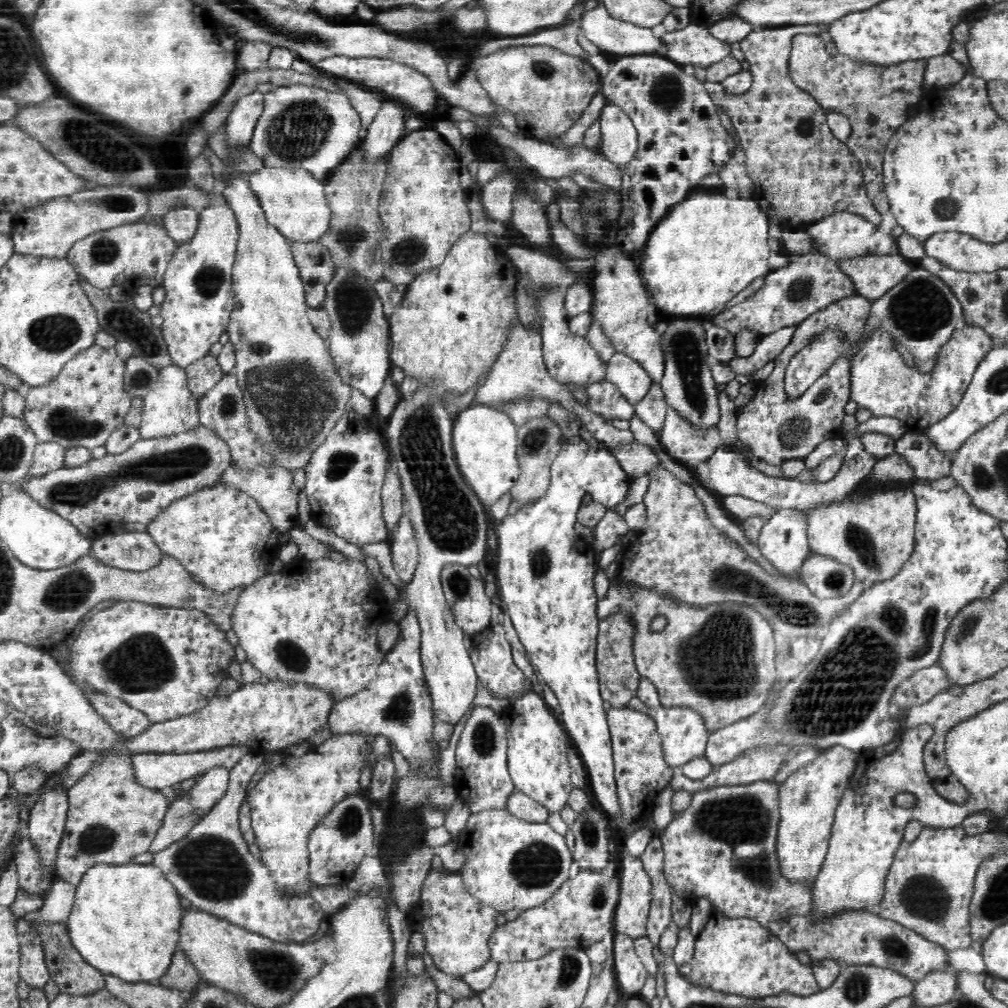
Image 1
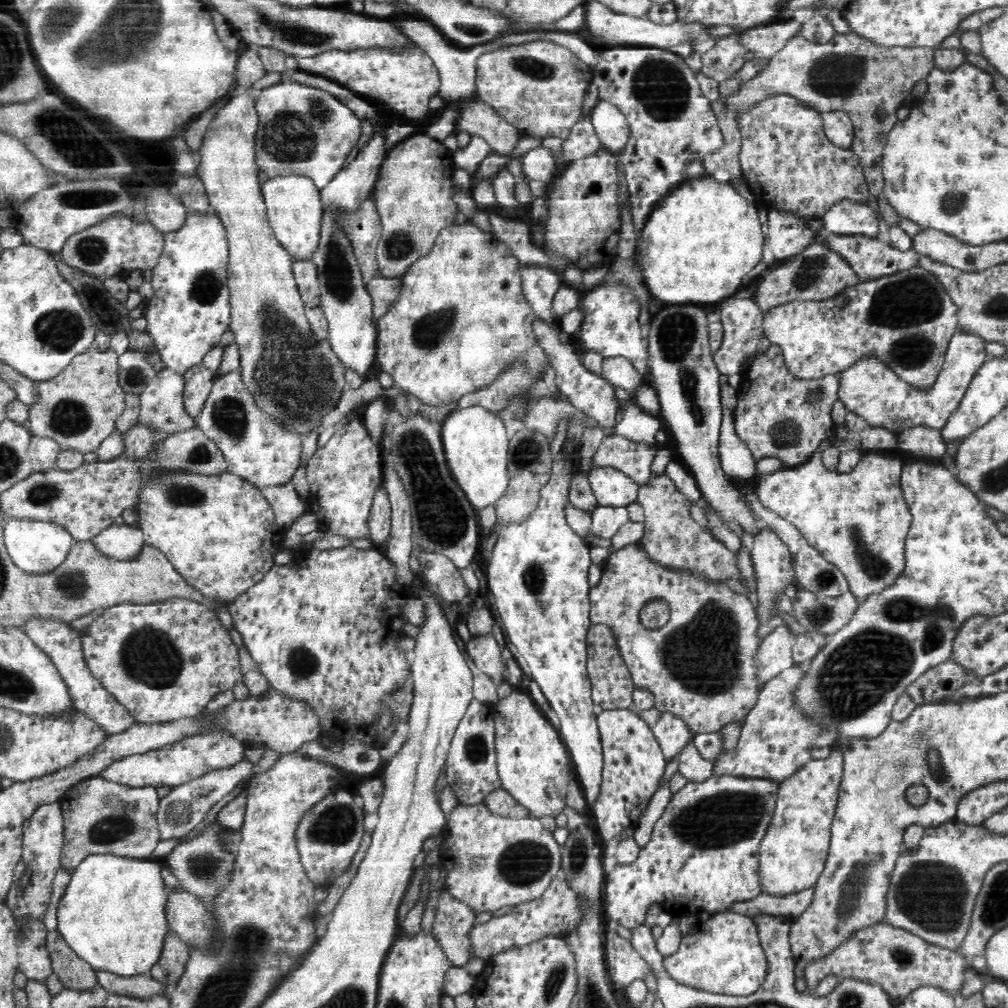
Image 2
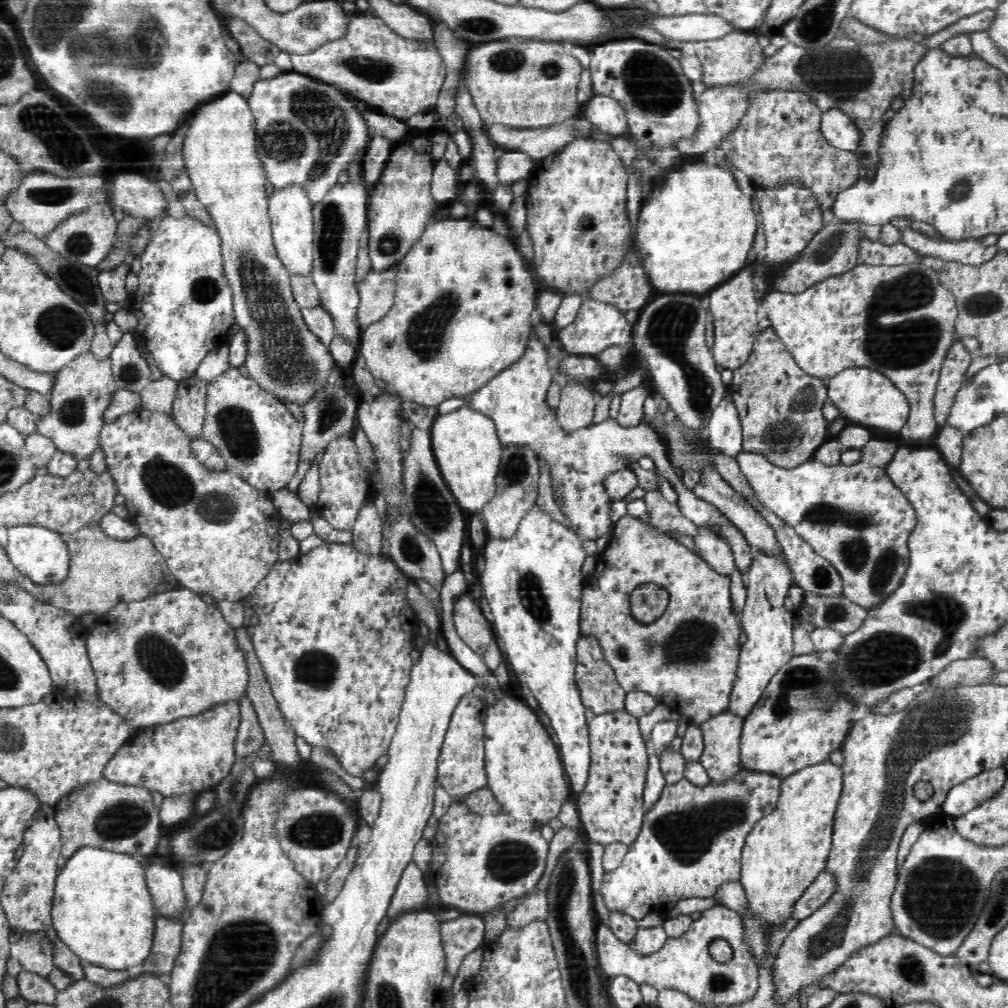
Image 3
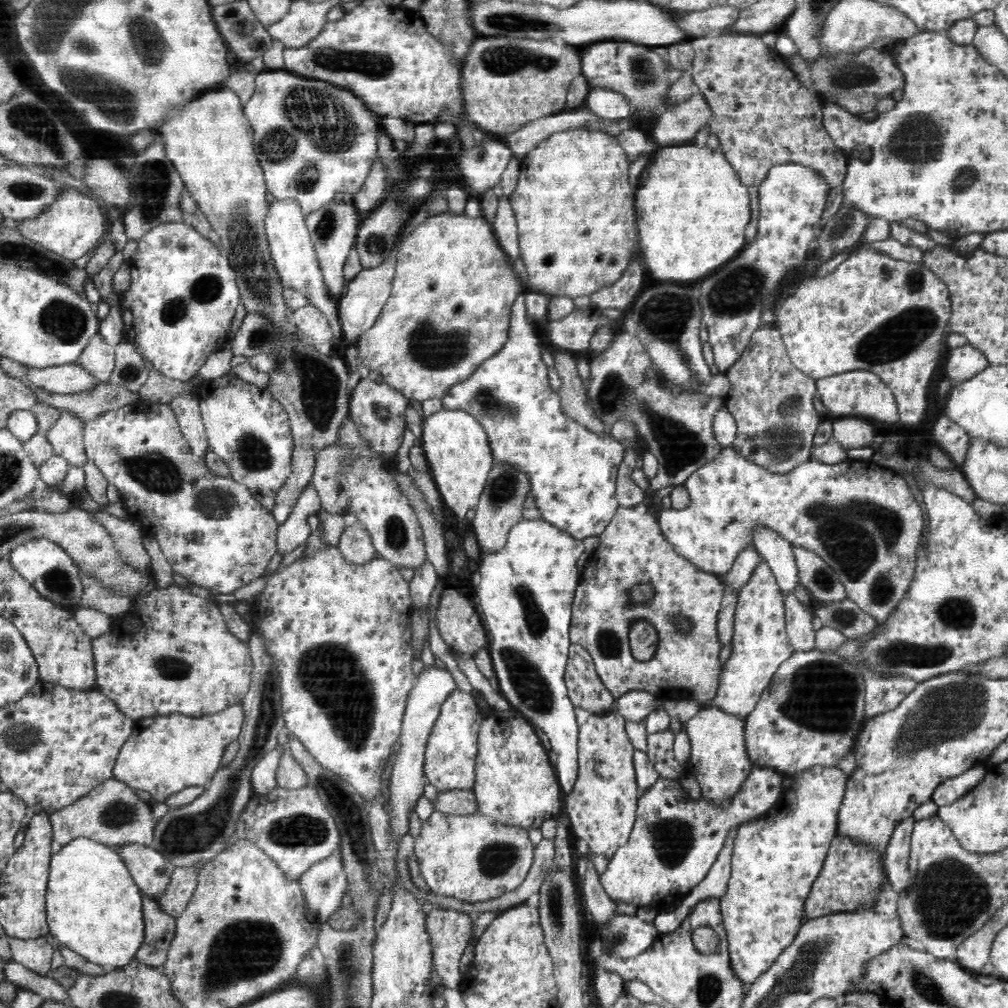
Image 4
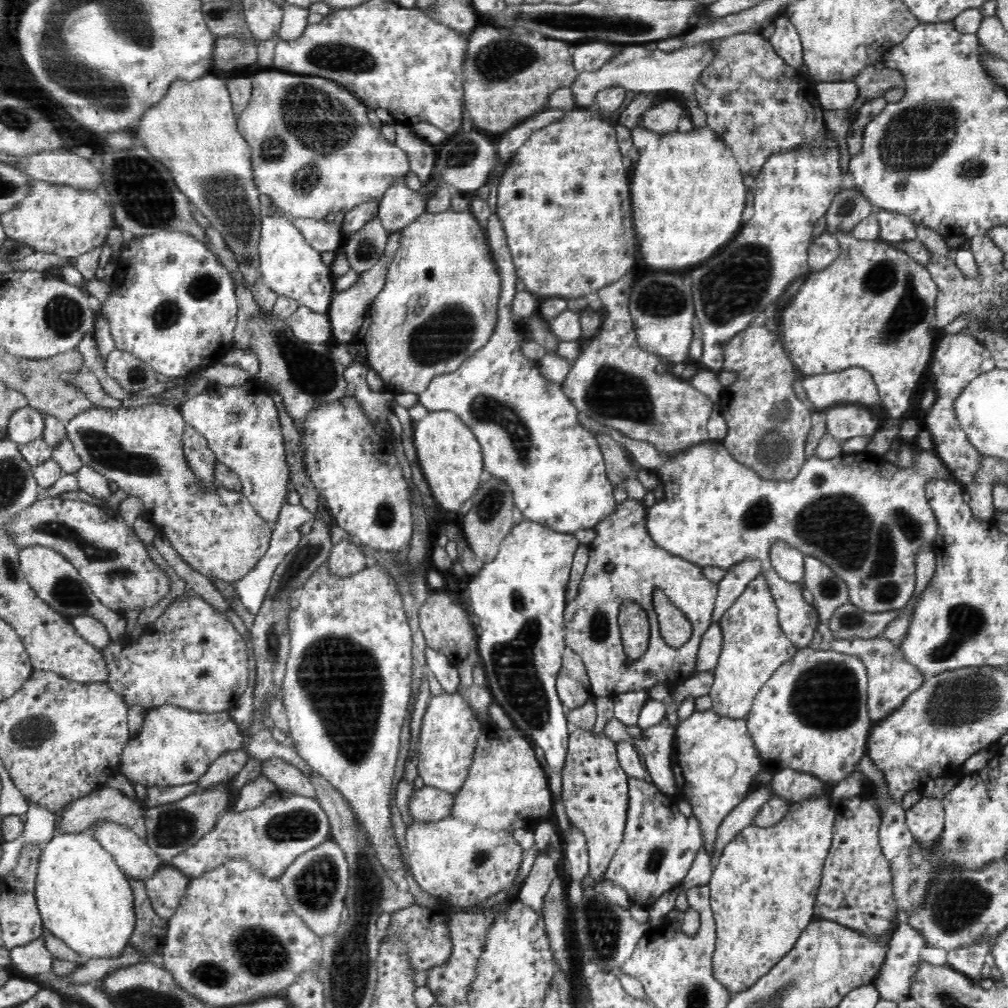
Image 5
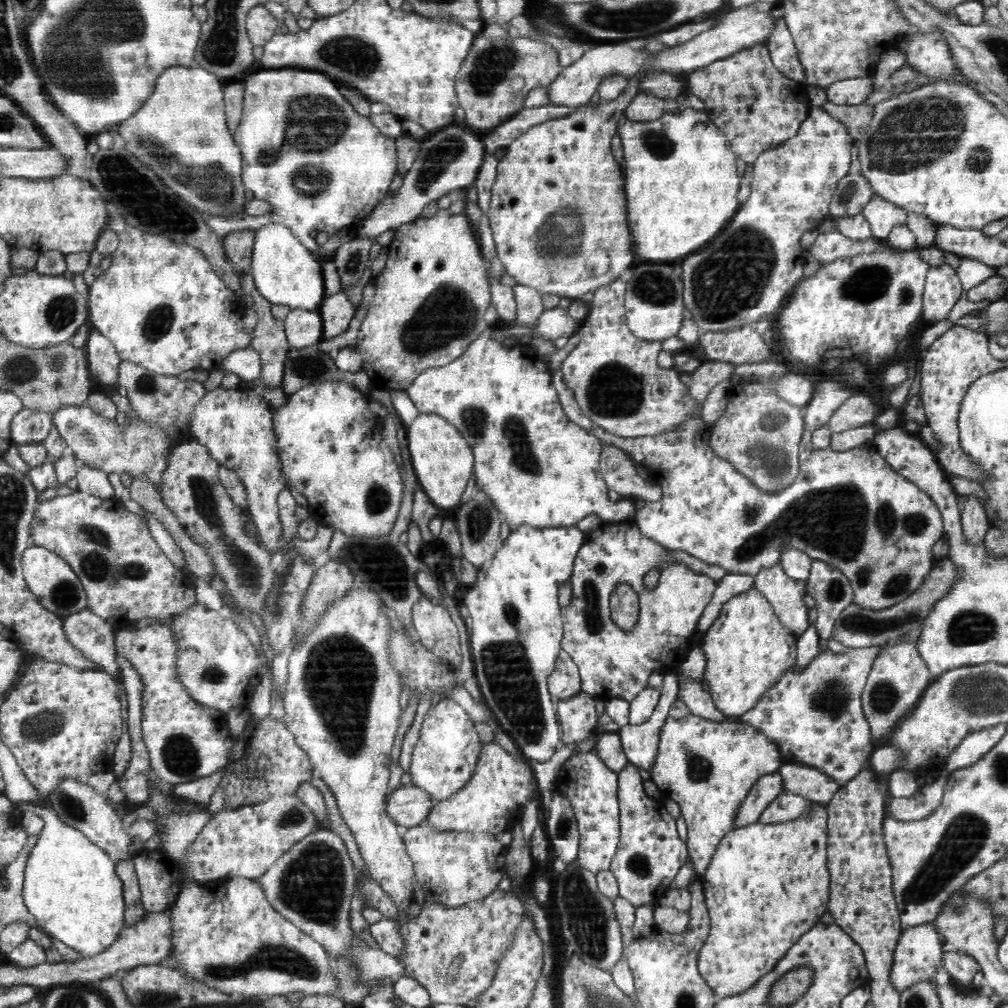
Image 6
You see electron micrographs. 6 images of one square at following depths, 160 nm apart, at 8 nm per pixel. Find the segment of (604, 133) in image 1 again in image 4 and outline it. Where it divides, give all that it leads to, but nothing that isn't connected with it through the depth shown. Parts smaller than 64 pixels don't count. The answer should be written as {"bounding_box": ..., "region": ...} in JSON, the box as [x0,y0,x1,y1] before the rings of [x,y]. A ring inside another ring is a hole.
{"bounding_box":[585,87,630,121],"region":[[[598,87],[591,88],[585,108],[608,121],[621,121],[630,116],[630,104],[622,94]]]}

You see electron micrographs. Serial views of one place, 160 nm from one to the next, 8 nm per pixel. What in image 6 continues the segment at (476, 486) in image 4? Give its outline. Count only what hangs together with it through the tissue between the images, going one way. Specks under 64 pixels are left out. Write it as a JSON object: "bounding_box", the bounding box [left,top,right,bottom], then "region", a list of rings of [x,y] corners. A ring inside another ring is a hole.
{"bounding_box":[407,413,474,509],"region":[[[420,413],[407,426],[408,451],[419,486],[442,509],[458,508],[474,473],[474,452],[461,431],[439,414]]]}

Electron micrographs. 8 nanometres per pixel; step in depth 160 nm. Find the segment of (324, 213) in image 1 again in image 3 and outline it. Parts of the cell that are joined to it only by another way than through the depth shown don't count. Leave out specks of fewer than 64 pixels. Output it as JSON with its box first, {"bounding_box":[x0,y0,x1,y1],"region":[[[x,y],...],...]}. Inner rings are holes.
{"bounding_box":[268,186,313,276],"region":[[[284,186],[268,197],[268,216],[271,235],[278,258],[290,276],[309,276],[313,268],[313,203],[306,196],[304,186]]]}

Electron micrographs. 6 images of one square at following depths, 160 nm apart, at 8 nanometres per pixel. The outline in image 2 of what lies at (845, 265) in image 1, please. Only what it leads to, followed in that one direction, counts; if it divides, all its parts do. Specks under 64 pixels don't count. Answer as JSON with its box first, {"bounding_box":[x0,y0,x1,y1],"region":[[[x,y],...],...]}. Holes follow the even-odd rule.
{"bounding_box":[815,229,919,282],"region":[[[822,229],[815,233],[815,242],[825,244],[825,246],[838,251],[840,256],[844,257],[850,263],[850,267],[854,269],[858,275],[859,282],[866,280],[880,278],[882,275],[886,276],[894,274],[895,272],[906,270],[915,267],[919,263],[919,255],[914,249],[907,251],[888,246],[886,242],[880,238],[868,238],[866,236],[843,236],[843,234],[836,234],[826,229]]]}

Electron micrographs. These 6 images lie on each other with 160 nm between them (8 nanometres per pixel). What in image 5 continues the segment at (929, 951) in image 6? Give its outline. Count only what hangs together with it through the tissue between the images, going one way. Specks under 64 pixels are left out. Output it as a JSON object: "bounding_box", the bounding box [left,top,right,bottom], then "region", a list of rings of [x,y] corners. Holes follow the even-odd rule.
{"bounding_box":[873,921,926,1003],"region":[[[902,921],[892,934],[886,960],[874,980],[873,985],[882,1000],[901,1003],[910,996],[918,963],[925,959],[921,956],[921,950],[926,946],[922,934],[908,922]]]}

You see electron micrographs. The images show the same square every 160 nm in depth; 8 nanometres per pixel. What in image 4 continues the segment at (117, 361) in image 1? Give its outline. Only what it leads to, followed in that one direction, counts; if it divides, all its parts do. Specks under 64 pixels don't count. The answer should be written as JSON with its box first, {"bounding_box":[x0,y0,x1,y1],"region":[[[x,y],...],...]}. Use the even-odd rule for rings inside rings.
{"bounding_box":[46,410,89,467],"region":[[[70,410],[60,411],[58,420],[46,432],[55,455],[66,459],[73,467],[84,467],[89,460],[83,434],[84,422]]]}

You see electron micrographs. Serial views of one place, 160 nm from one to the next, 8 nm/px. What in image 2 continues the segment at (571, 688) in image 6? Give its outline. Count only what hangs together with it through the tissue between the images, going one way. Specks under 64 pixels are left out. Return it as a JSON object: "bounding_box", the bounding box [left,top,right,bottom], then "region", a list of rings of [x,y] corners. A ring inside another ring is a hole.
{"bounding_box":[587,624,635,710],"region":[[[604,624],[592,625],[587,632],[587,674],[591,682],[591,698],[602,710],[628,709],[632,707],[635,686],[624,662],[612,629]]]}

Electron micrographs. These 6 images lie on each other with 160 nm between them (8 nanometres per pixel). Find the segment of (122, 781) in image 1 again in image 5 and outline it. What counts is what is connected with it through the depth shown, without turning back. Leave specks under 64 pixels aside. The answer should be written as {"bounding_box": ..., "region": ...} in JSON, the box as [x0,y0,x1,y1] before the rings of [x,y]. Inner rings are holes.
{"bounding_box":[57,786,147,839],"region":[[[101,786],[91,791],[85,797],[82,797],[72,803],[61,814],[61,821],[57,832],[64,833],[84,833],[92,830],[98,821],[110,821],[114,824],[124,825],[127,829],[132,830],[136,836],[141,839],[147,837],[147,828],[145,823],[145,807],[138,799],[132,800],[116,788]]]}

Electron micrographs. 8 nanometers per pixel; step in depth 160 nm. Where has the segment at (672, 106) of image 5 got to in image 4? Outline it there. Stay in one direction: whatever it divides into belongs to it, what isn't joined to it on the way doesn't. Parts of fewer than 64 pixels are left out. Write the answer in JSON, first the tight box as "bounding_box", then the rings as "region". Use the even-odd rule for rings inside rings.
{"bounding_box":[650,94,710,146],"region":[[[696,94],[688,101],[657,116],[650,138],[661,146],[694,143],[696,133],[709,123],[710,105]]]}

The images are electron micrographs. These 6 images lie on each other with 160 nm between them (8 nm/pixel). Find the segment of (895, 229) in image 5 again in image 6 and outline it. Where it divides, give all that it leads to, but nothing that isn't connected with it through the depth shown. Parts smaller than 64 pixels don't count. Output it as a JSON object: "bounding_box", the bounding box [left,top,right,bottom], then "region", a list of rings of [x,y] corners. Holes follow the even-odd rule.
{"bounding_box":[862,193,908,240],"region":[[[874,193],[871,201],[862,209],[862,216],[869,222],[873,237],[876,240],[885,240],[896,225],[906,225],[908,221],[905,210],[891,204]]]}

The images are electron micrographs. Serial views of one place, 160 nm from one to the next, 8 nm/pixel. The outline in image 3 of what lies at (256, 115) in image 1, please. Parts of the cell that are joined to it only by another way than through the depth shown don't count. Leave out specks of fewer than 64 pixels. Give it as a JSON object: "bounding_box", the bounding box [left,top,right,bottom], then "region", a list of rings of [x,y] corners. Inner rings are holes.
{"bounding_box":[182,90,334,404],"region":[[[232,90],[227,91],[227,94],[222,94],[222,98],[216,98],[214,102],[208,102],[206,106],[202,106],[202,110],[198,110],[188,123],[188,132],[185,134],[185,139],[182,145],[182,156],[184,159],[185,170],[191,180],[191,188],[195,192],[197,199],[206,207],[206,210],[210,213],[212,220],[214,221],[215,228],[219,234],[222,242],[222,252],[224,272],[230,288],[233,292],[233,309],[235,322],[240,324],[242,333],[246,333],[246,362],[243,366],[249,373],[249,378],[256,381],[262,389],[266,390],[267,393],[278,396],[280,400],[284,402],[292,402],[292,404],[302,404],[308,402],[314,393],[320,392],[322,388],[326,386],[326,378],[330,374],[330,368],[334,366],[334,357],[328,354],[328,348],[325,345],[320,344],[320,339],[310,332],[308,326],[304,322],[303,316],[301,315],[302,308],[298,306],[298,303],[294,300],[293,290],[291,289],[291,276],[289,271],[284,266],[284,263],[278,258],[276,248],[274,247],[273,236],[271,235],[271,220],[268,216],[268,196],[266,195],[266,171],[261,163],[261,160],[257,155],[256,148],[256,129],[255,129],[255,116],[252,114],[249,108],[247,99],[242,97],[237,92]]]}

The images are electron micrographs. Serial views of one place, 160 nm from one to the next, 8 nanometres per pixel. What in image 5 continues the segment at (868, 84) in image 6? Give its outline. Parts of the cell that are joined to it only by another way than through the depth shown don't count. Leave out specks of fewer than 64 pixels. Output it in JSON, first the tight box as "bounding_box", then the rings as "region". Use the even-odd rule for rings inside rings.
{"bounding_box":[815,81,859,111],"region":[[[824,81],[815,85],[816,95],[826,111],[849,109],[859,96],[854,81]]]}

